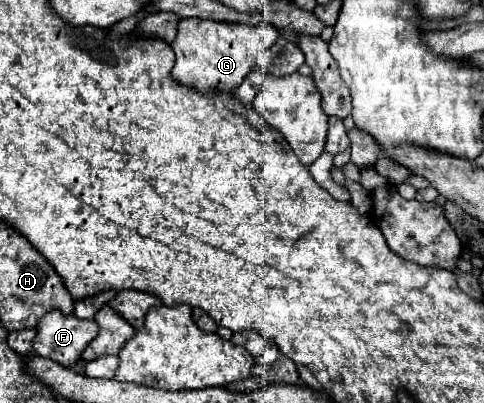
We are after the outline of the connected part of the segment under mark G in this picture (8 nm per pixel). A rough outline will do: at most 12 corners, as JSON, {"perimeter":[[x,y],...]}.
{"perimeter":[[182,18],[172,76],[204,94],[234,92],[280,36]]}

